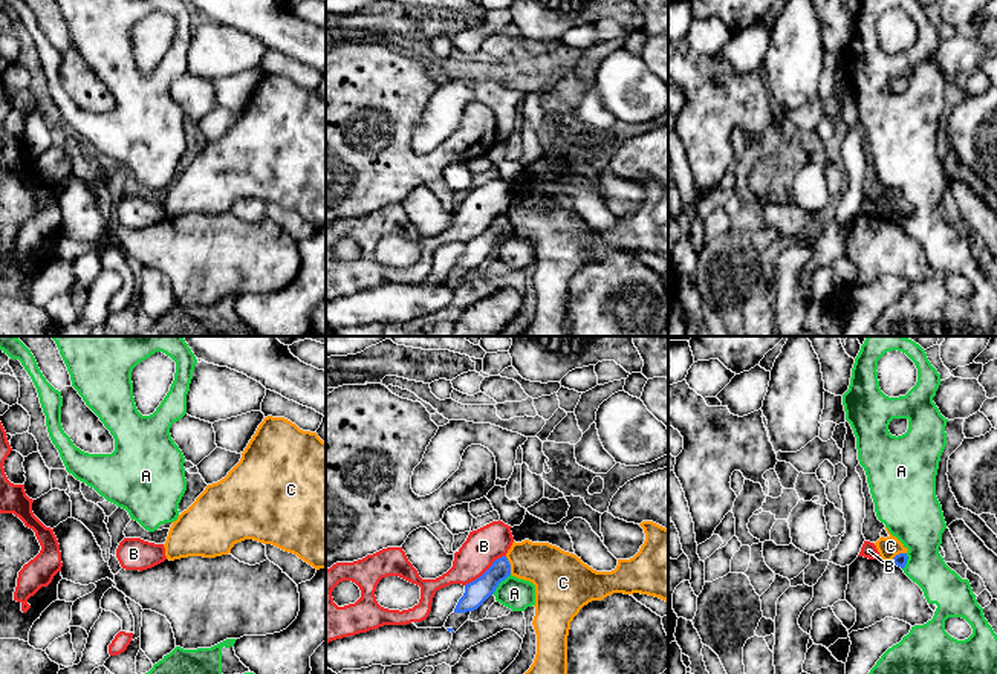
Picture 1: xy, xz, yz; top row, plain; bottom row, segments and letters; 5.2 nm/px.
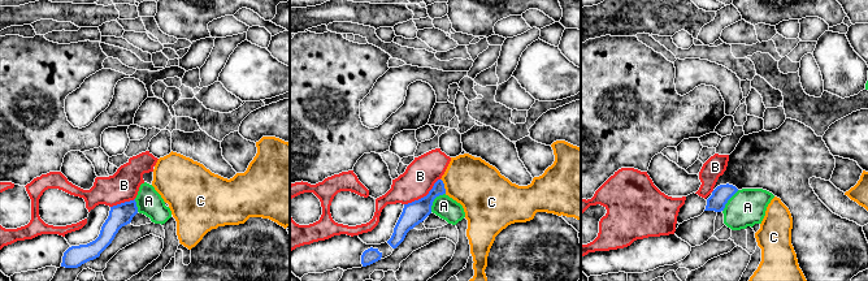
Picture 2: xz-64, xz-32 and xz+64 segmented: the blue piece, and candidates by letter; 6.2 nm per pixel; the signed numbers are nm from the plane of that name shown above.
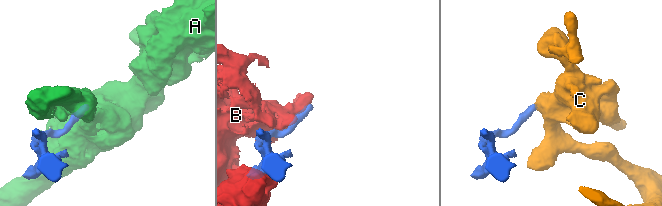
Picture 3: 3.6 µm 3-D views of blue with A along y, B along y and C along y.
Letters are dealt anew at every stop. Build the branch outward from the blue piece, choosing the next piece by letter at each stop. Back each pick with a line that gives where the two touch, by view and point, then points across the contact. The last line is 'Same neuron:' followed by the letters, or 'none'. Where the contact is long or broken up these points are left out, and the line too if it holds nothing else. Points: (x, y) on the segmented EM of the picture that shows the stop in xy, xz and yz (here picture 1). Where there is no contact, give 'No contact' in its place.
Same neuron: none

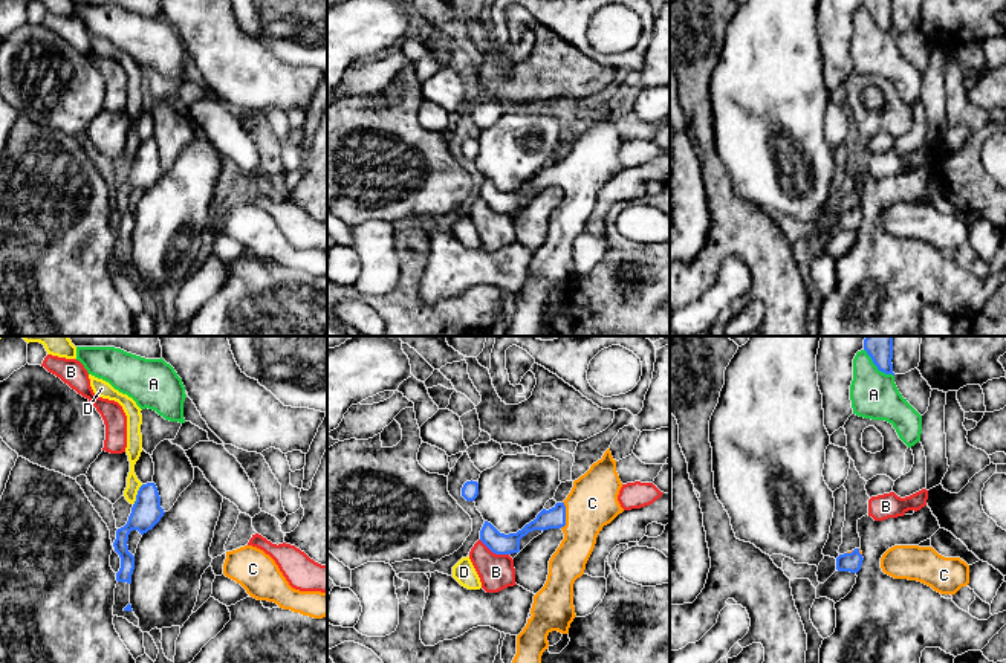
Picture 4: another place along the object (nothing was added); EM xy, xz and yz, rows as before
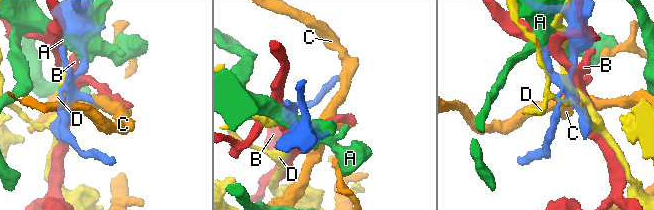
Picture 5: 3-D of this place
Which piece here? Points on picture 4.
C: Touches blue at xz (564, 515). Path across: xz (554, 518), (564, 515), (580, 515), (592, 503)
Same neuron: C

